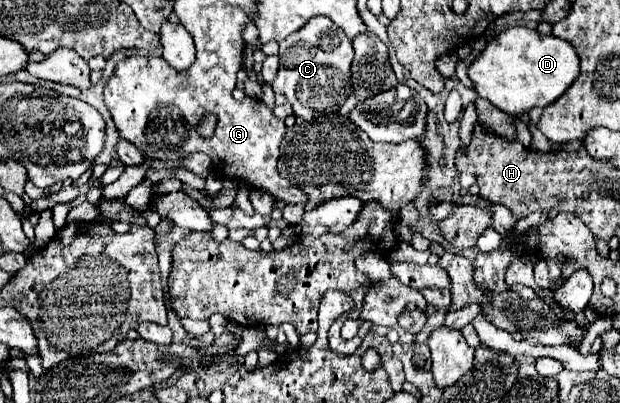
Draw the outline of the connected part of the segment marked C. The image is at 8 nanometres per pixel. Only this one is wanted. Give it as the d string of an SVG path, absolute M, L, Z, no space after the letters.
M315 16L301 30L287 36L279 46L279 74L271 84L275 94L283 94L293 106L295 114L305 120L313 118L315 114L323 116L339 112L339 108L345 104L345 98L353 94L353 46L343 30L335 26L329 18Z

